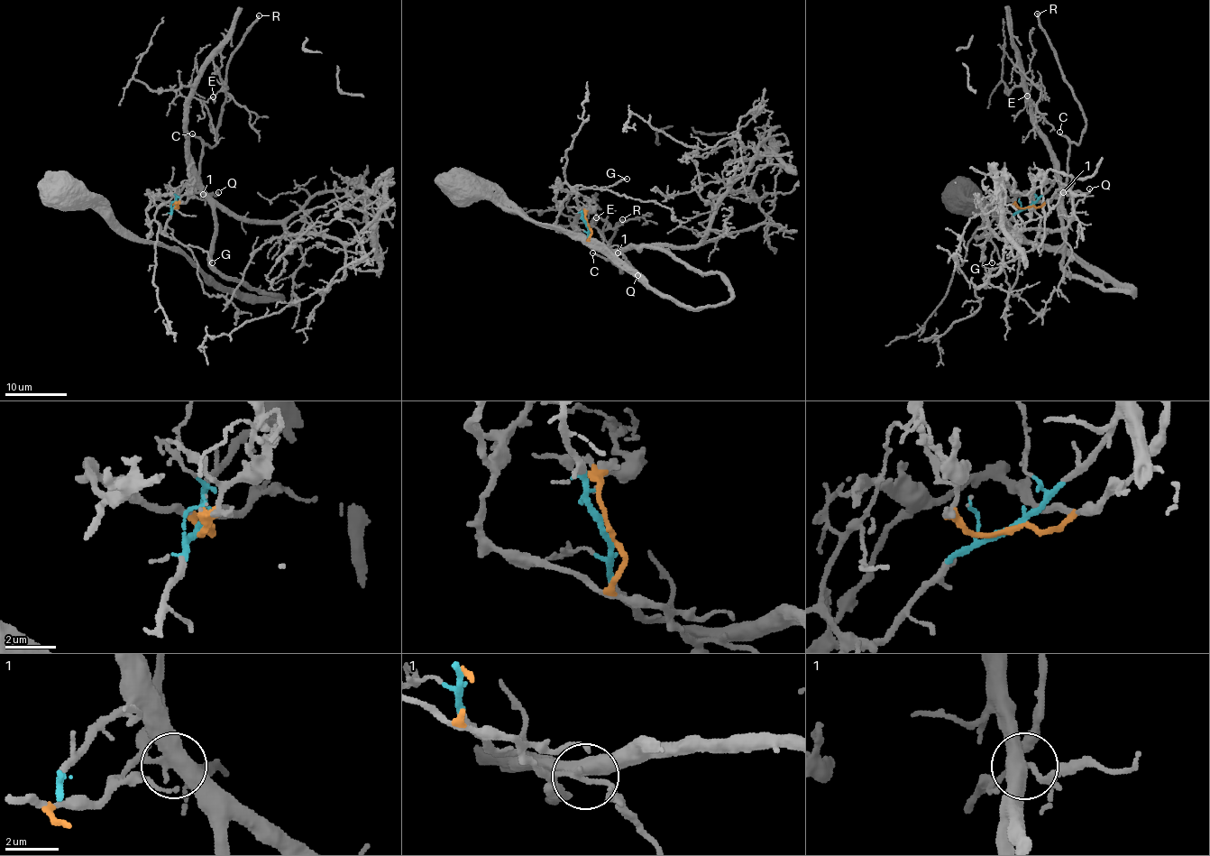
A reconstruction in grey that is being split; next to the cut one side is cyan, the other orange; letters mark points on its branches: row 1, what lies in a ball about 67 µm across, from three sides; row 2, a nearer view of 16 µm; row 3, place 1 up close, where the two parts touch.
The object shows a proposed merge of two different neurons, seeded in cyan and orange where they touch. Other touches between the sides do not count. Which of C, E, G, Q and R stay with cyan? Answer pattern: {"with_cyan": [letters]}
{"with_cyan": ["E", "G"]}

